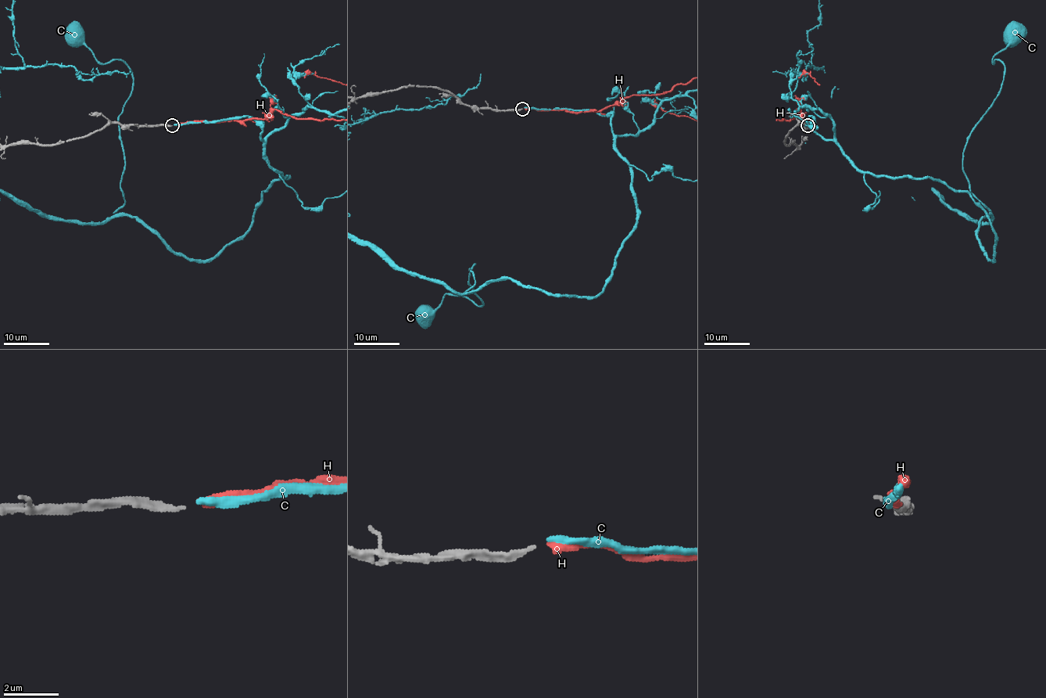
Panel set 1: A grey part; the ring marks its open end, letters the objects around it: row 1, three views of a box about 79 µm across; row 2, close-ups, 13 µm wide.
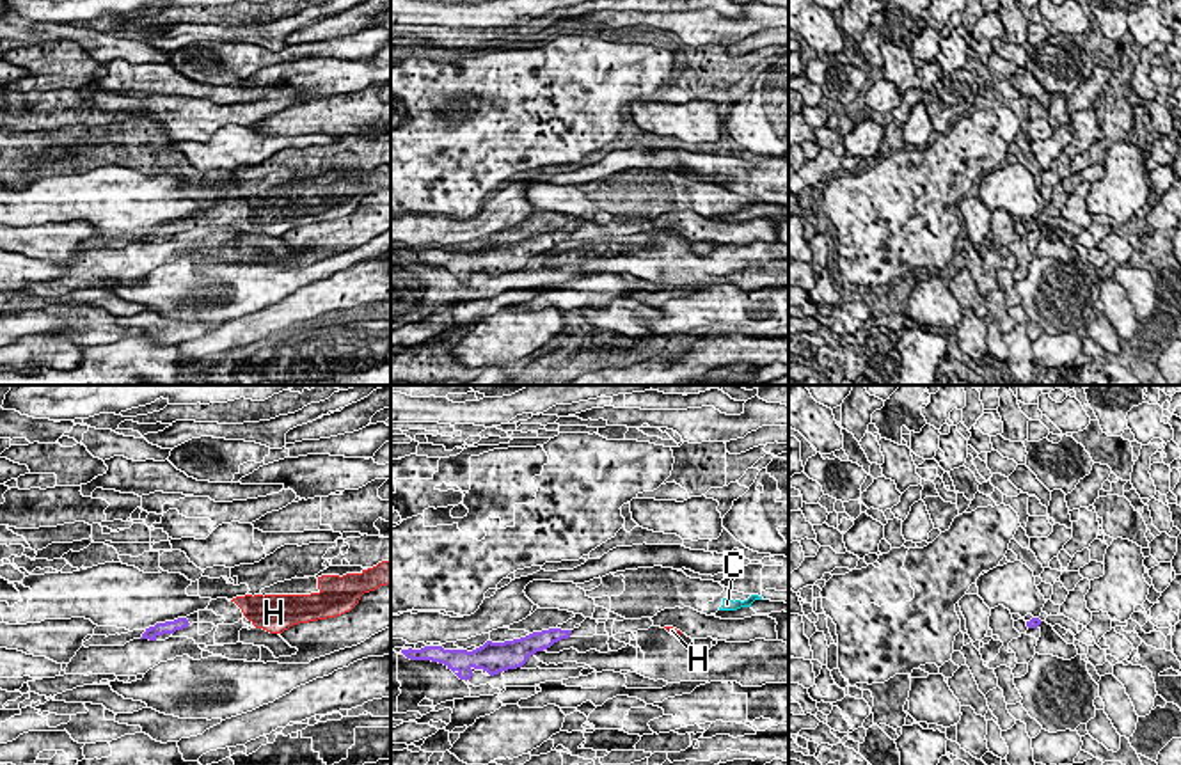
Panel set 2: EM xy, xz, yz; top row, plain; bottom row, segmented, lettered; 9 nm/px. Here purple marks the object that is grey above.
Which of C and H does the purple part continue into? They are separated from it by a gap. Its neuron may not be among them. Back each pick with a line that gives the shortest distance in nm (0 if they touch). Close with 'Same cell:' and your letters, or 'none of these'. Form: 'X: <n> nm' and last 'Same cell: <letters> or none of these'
H: 440 nm
Same cell: H

